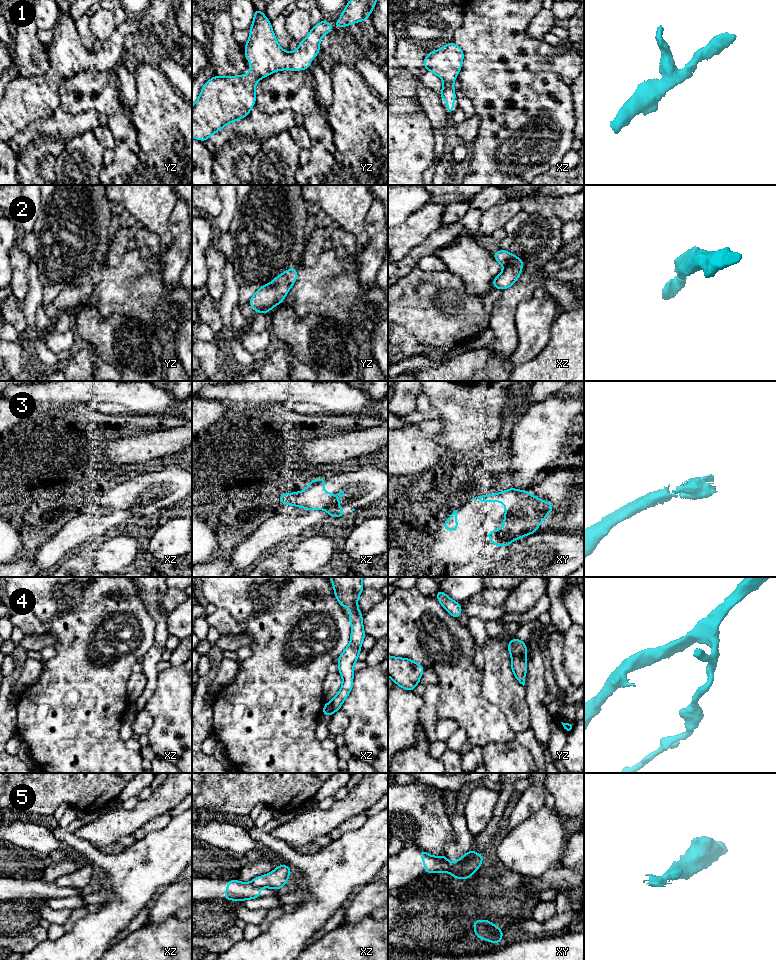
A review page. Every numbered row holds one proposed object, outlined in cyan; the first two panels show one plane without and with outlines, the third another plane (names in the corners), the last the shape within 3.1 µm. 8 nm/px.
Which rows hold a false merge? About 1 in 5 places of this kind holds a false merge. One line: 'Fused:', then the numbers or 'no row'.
Fused: 4, 5

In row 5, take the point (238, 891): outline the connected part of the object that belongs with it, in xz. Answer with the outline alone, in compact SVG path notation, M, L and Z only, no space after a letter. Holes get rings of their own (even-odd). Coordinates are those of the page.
M226 880L228 889L224 891L225 900L242 901L260 898L260 887L251 882L243 883L238 880Z

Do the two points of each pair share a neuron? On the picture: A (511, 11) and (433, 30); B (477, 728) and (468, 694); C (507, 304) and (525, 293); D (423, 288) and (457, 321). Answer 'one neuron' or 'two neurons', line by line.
A: two neurons
B: one neuron
C: one neuron
D: one neuron

